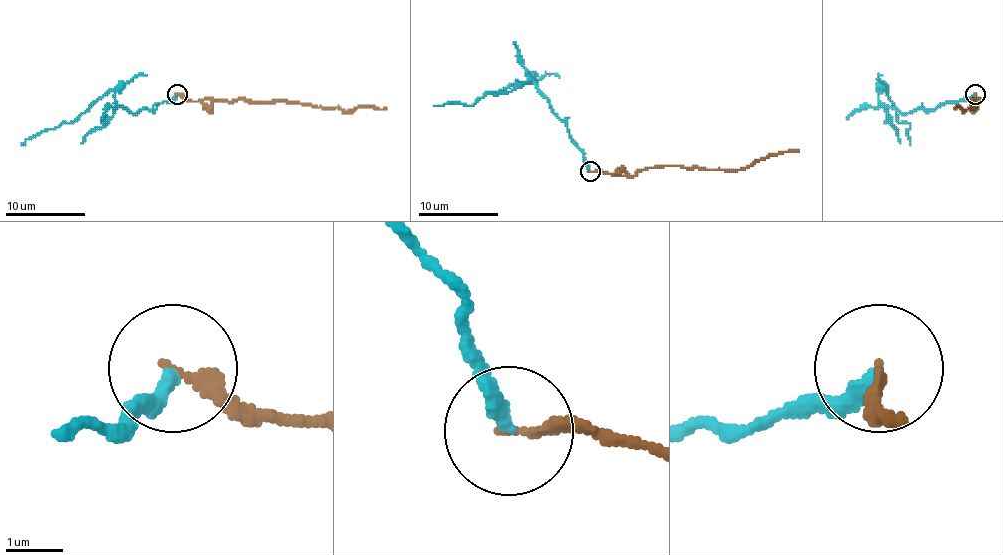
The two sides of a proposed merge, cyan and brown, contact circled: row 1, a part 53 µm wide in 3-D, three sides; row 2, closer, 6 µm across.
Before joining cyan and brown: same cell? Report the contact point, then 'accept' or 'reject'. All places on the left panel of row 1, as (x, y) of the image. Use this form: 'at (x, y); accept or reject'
at (177, 94); reject

